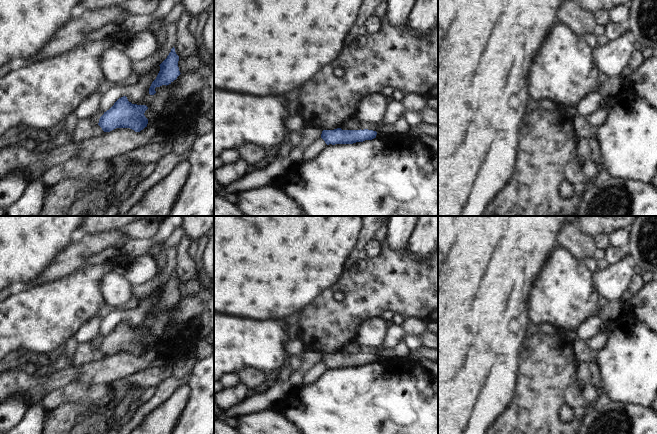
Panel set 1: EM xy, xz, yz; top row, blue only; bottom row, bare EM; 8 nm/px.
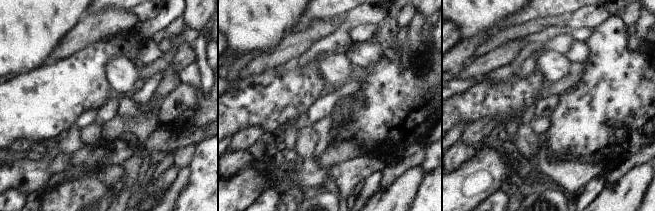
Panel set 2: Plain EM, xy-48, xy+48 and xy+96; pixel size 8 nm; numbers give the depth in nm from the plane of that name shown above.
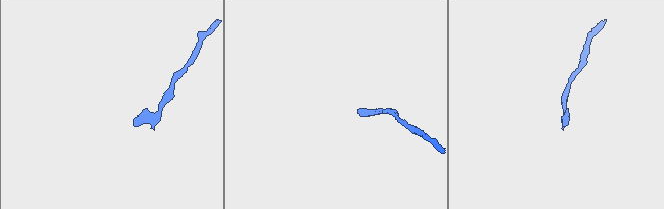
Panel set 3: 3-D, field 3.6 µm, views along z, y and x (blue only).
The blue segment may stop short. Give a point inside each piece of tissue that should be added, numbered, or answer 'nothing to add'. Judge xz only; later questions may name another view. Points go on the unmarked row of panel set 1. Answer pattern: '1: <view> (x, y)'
nothing to add.

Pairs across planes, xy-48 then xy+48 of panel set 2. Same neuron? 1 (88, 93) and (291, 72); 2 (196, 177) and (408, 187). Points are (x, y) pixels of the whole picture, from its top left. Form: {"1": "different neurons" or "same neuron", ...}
{"1": "same neuron", "2": "different neurons"}

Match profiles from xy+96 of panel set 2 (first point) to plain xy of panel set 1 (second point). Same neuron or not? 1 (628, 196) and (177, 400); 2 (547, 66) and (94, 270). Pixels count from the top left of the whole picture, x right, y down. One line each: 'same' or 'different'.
1: same
2: different

